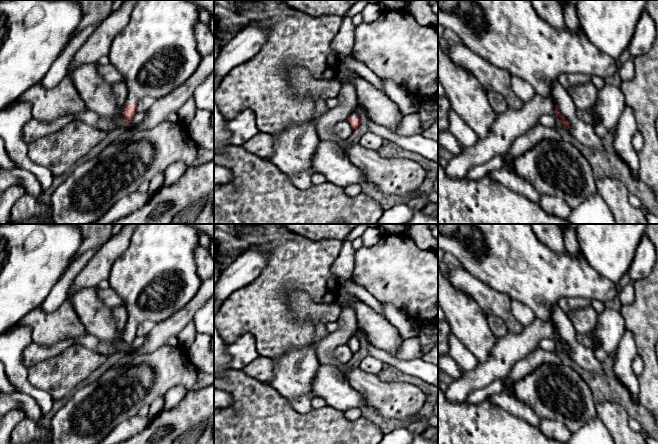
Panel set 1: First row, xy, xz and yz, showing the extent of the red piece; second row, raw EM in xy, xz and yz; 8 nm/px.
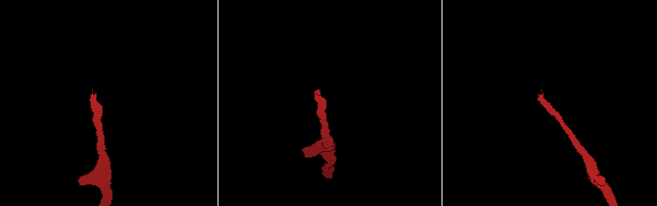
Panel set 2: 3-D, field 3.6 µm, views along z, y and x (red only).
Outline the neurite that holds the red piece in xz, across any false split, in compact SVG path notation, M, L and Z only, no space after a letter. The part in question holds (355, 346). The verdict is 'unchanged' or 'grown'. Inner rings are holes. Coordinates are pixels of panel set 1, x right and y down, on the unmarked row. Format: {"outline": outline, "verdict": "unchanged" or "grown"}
{"outline": "M356 334L350 338L350 340L347 342L347 345L353 354L357 353L361 348L361 342Z", "verdict": "grown"}

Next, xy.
{"outline": "M138 224L125 252L114 262L109 274L109 285L124 301L128 313L122 340L130 347L137 337L137 327L145 322L155 324L169 318L183 308L197 293L202 282L195 263L194 250L199 244L199 229L190 224Z", "verdict": "grown"}

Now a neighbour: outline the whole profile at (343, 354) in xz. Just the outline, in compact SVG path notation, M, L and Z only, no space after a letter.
M347 344L338 346L333 353L333 357L342 364L348 363L351 360L352 356L353 353Z

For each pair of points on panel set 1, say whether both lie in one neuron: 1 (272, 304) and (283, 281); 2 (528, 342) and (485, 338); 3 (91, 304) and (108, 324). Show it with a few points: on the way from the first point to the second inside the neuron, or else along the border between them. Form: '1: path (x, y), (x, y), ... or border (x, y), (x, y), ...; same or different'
1: path (272, 298), (272, 292), (277, 287); same
2: border (498, 338), (486, 360); different
3: path (93, 309), (103, 319); same

